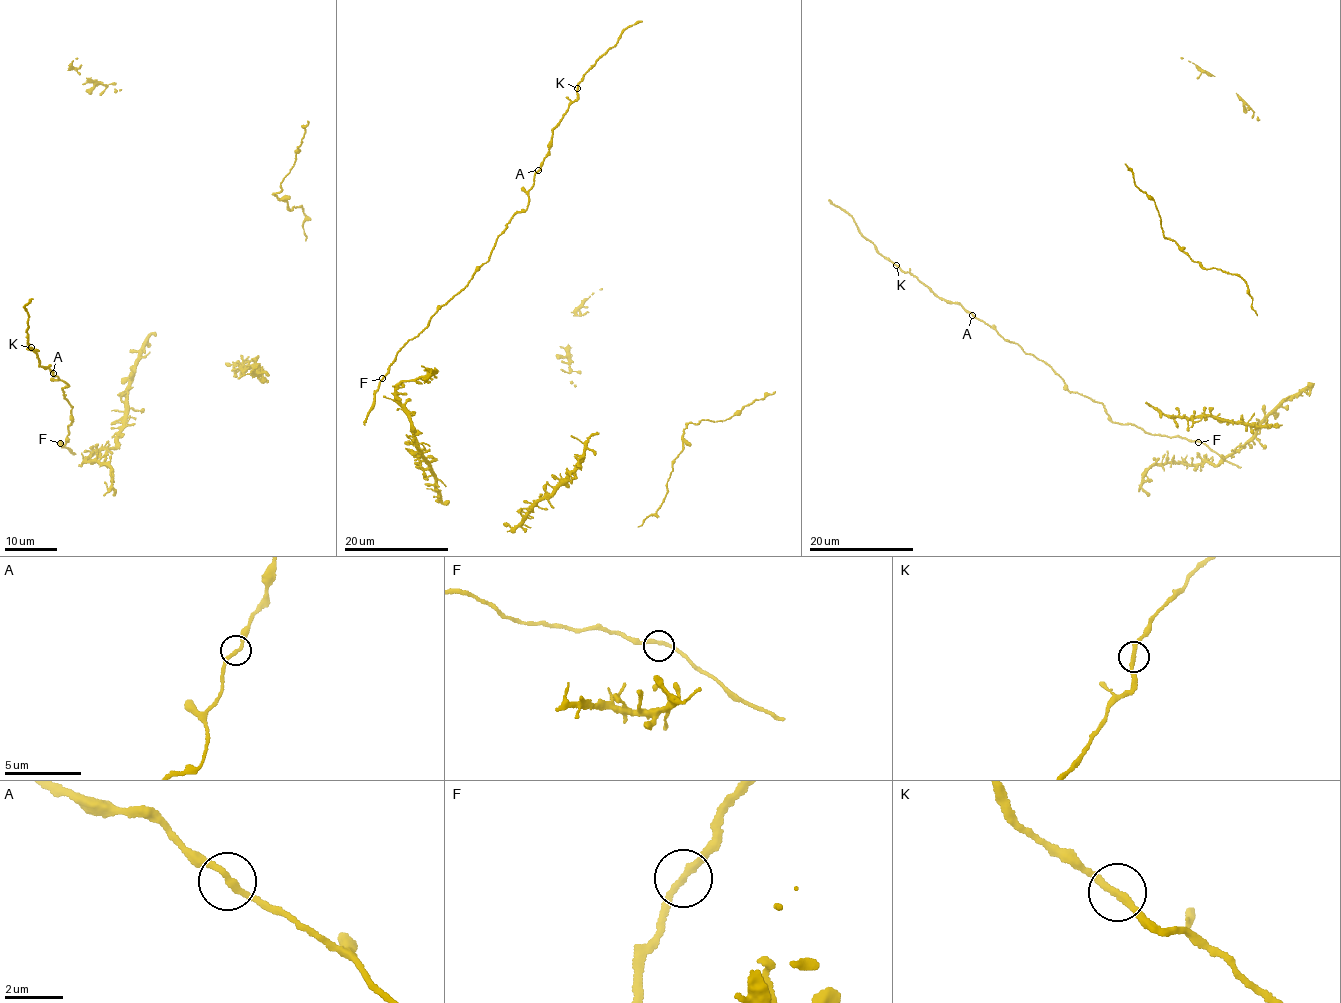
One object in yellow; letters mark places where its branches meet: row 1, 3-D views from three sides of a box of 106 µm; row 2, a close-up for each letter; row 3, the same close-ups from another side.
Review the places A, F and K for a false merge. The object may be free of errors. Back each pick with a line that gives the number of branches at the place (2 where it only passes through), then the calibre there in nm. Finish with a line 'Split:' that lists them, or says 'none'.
Split: none

